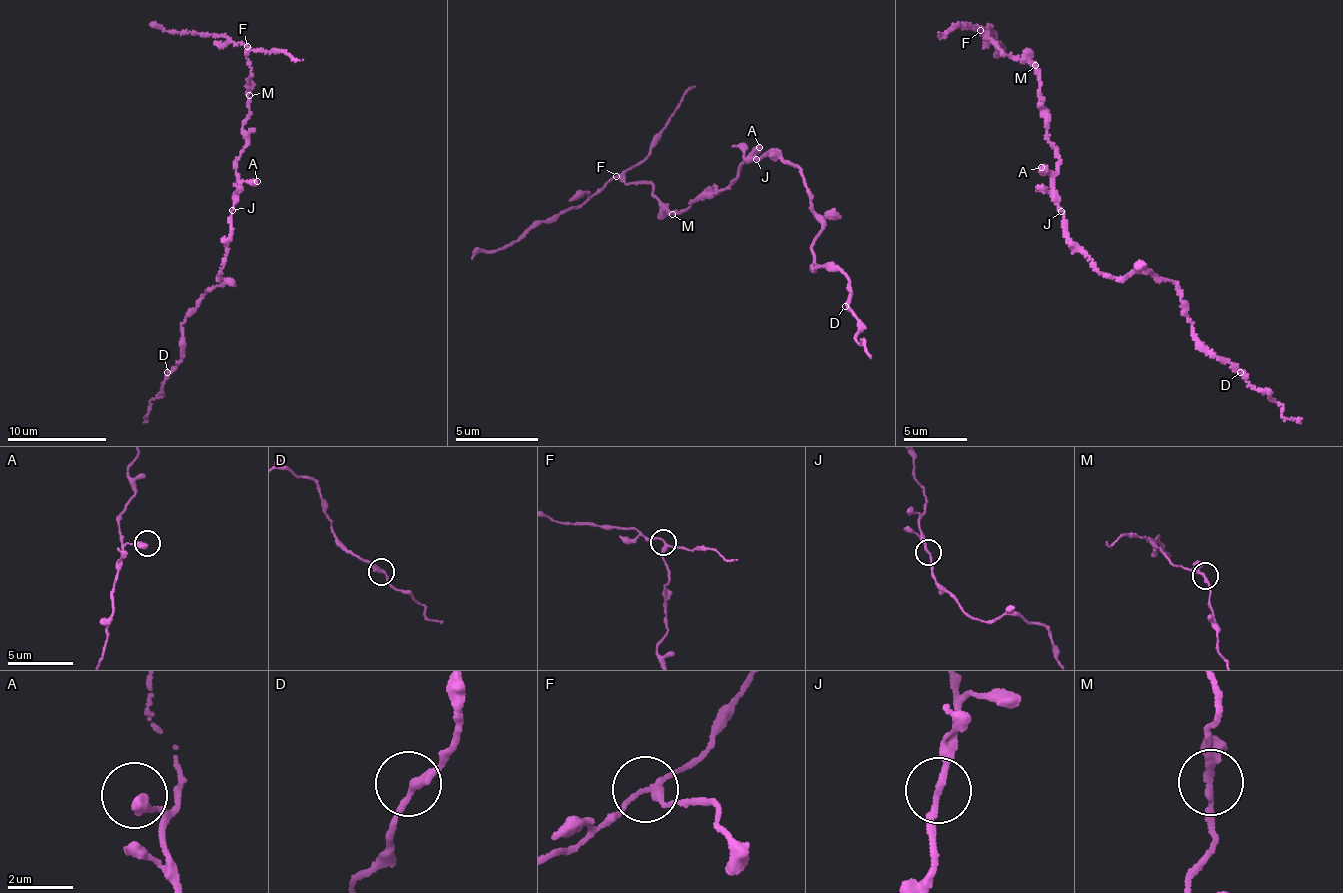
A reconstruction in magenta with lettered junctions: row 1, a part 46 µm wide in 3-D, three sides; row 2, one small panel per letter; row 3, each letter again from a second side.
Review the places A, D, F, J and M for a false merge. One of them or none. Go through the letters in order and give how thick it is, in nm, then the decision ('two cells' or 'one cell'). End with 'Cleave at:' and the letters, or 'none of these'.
A: 400 nm | one cell
D: 240 nm | one cell
F: 190 nm | two cells
J: 180 nm | one cell
M: 200 nm | one cell
Cleave at: F

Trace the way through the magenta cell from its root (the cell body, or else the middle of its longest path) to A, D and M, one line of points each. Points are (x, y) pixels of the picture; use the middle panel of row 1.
A: (754, 161), (741, 164), (759, 147)
D: (754, 161), (771, 148), (801, 171), (810, 212), (822, 225), (813, 270), (826, 265), (848, 279), (845, 306)
M: (754, 161), (745, 163), (724, 191), (714, 186), (714, 192), (705, 201), (694, 199), (678, 216), (671, 215)

